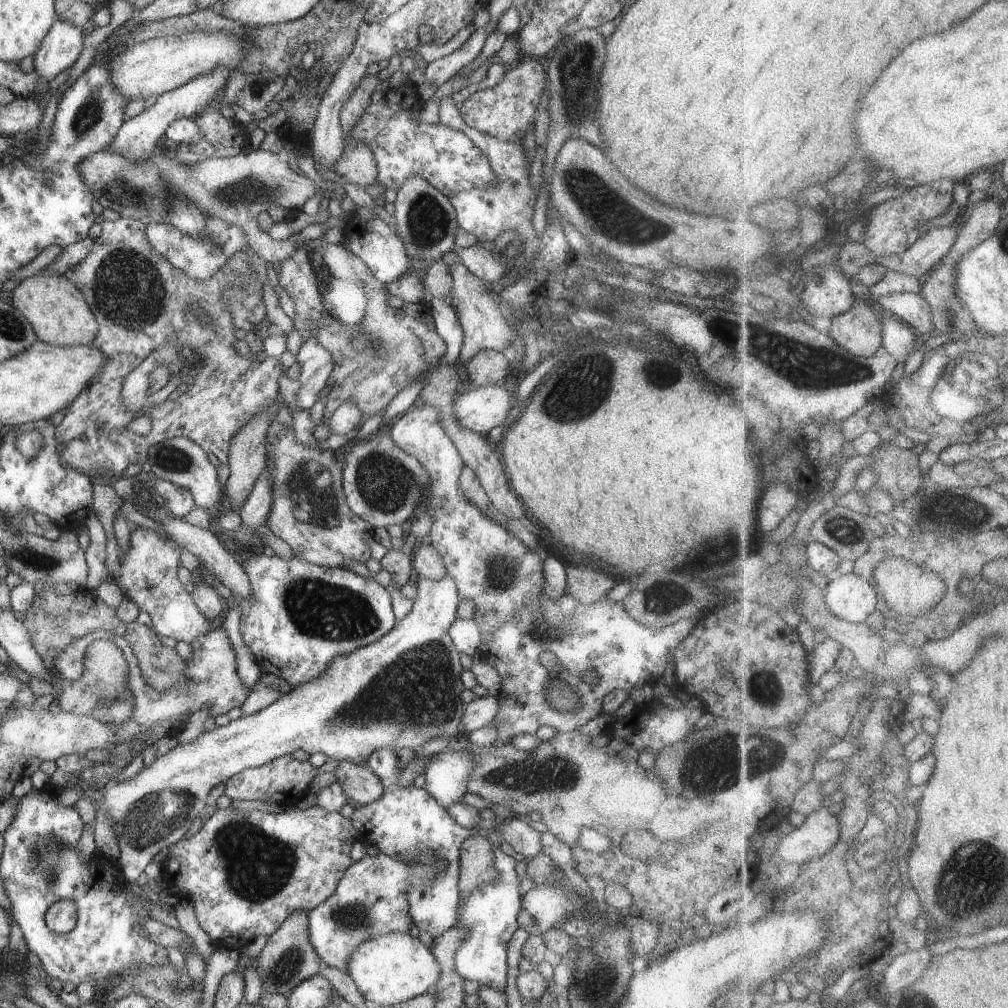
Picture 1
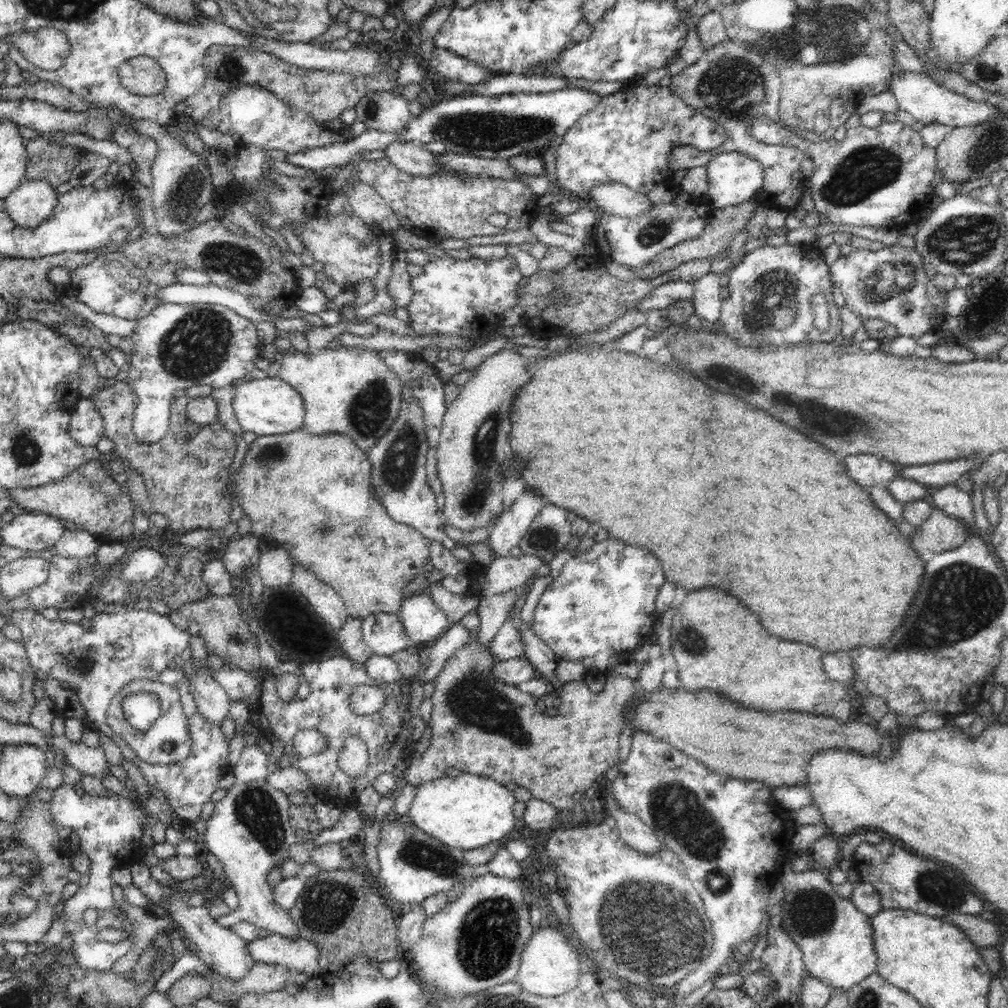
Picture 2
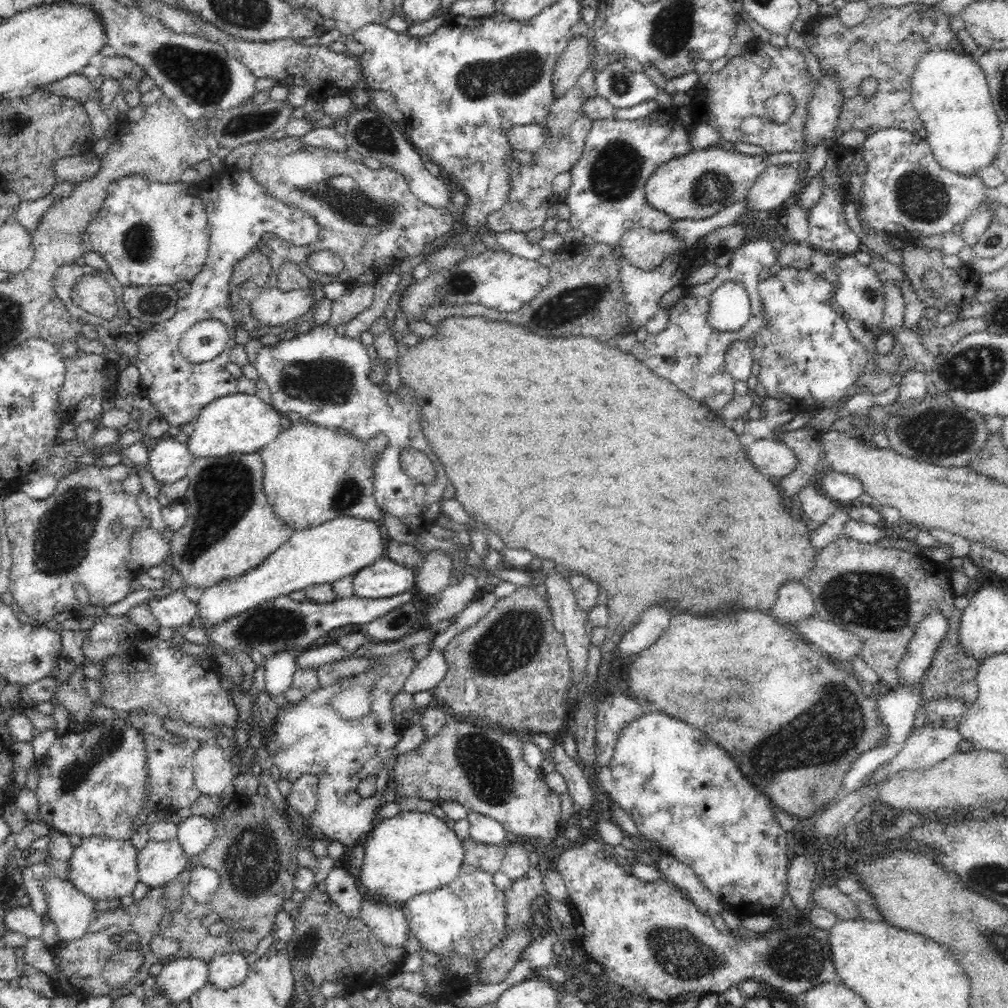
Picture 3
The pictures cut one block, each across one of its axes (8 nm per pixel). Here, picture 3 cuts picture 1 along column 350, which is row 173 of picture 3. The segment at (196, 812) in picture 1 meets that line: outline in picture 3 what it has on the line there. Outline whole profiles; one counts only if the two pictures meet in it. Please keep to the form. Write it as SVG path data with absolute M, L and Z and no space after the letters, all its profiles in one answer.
M710 146L704 149L692 149L688 154L677 156L675 159L668 160L661 164L646 181L645 197L648 204L670 215L673 221L676 220L704 220L710 218L714 214L718 214L723 208L738 202L746 197L747 191L752 188L752 184L765 168L770 165L795 165L799 166L804 160L802 151L783 152L778 154L768 154L765 157L762 155L745 155L736 151L727 151L722 146Z

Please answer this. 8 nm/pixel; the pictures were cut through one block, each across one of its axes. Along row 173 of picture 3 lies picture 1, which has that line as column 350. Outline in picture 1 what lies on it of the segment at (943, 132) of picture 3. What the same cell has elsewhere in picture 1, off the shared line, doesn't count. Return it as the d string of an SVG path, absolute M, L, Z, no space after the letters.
M395 932L360 942L350 954L348 972L368 1003L388 1006L435 990L441 970L434 954L420 939Z

